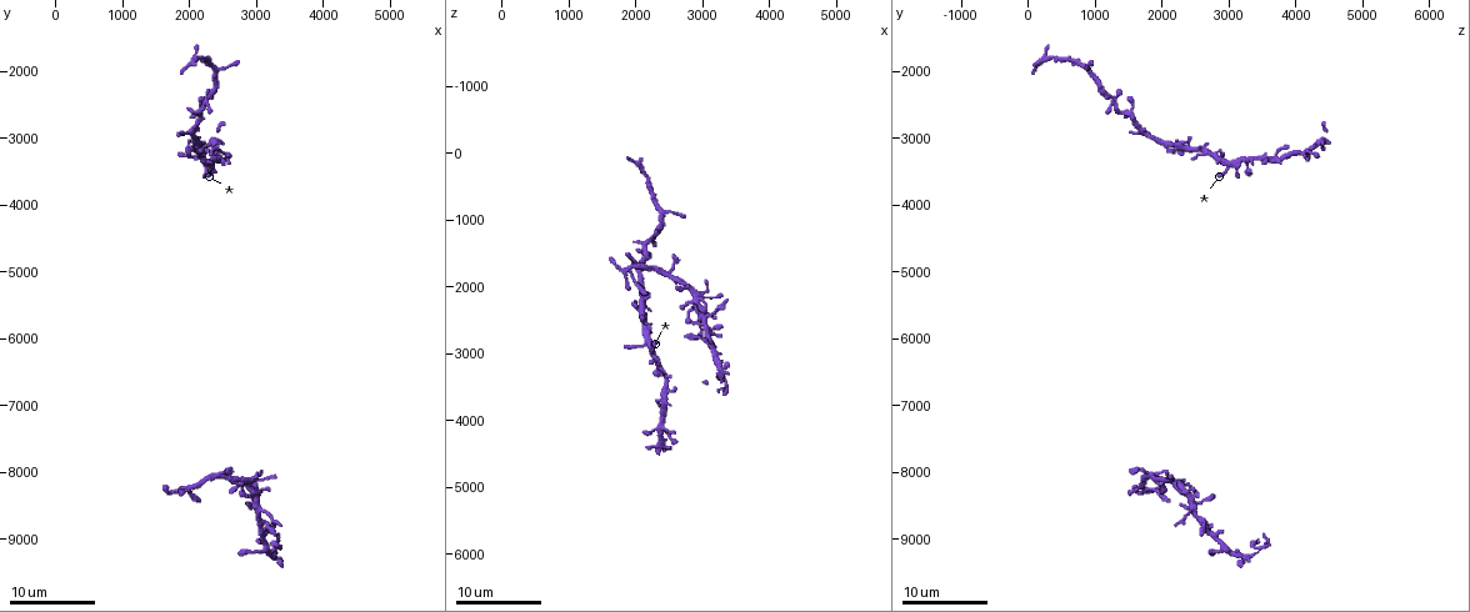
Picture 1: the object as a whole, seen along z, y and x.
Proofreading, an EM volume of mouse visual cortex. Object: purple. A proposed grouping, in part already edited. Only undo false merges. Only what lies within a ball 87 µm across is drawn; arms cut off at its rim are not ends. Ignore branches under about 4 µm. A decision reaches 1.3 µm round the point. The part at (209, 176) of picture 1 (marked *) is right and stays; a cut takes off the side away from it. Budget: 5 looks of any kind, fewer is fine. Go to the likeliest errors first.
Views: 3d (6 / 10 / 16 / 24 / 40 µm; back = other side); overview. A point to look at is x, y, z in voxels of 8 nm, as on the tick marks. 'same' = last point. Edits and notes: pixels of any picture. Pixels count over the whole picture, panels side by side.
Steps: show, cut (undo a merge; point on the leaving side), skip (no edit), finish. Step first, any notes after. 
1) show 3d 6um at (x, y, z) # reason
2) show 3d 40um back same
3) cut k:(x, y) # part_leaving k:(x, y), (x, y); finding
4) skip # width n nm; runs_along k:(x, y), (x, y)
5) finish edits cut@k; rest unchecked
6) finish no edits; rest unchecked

show 3d 16um at (2250, 3400, 3000) # three-way junction

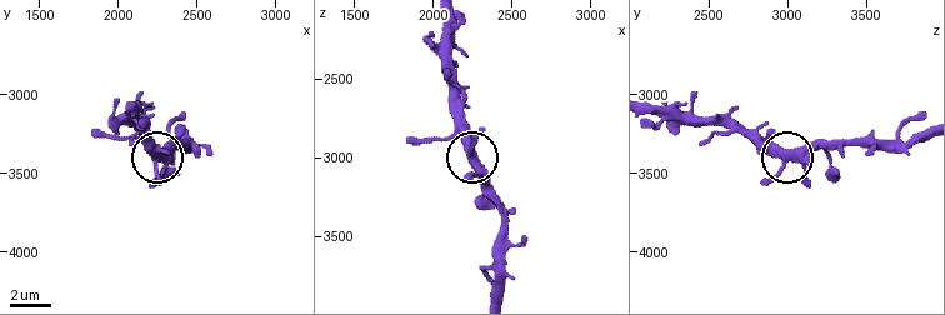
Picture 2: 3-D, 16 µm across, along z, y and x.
show 3d 16um back at (2240, 3380, 2980) # other side

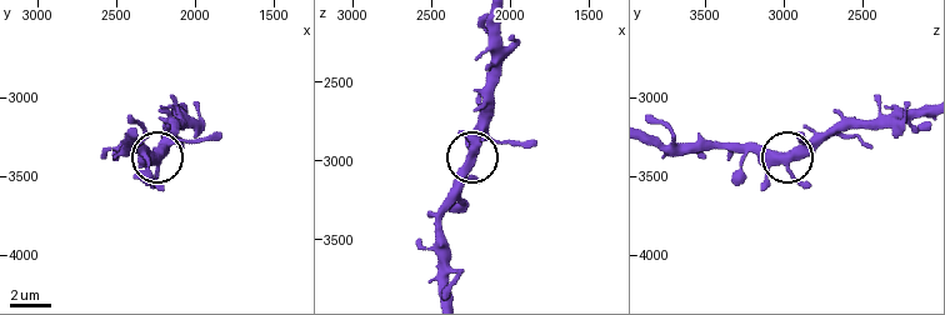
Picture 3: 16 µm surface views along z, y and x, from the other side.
skip # width 390 nm; continuous, no second neuron

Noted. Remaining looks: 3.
show 3d 6um at (1850, 8250, 1800) # four or more arms meet

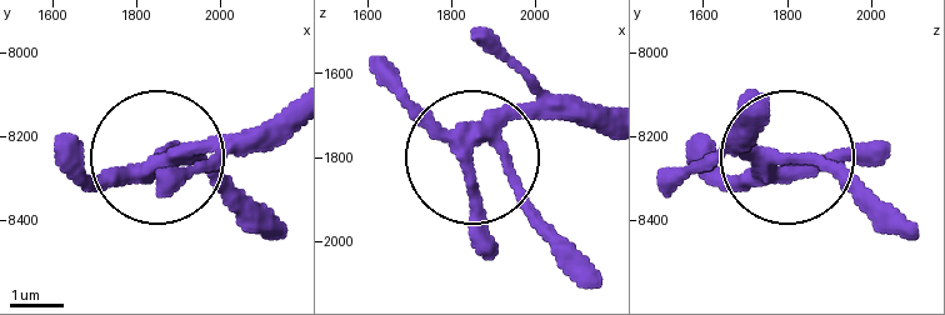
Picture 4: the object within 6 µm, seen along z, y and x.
show 3d 6um back at (1905, 8255, 1780) # other side

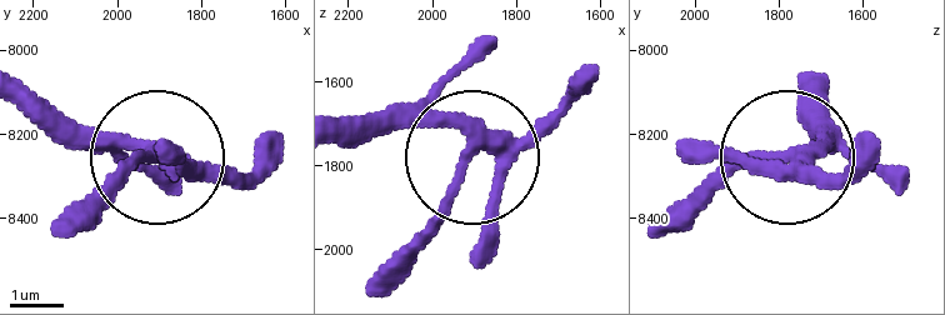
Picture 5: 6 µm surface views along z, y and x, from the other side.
skip # continuous, no second neuron

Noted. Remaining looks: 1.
finish no edits; rest unchecked

